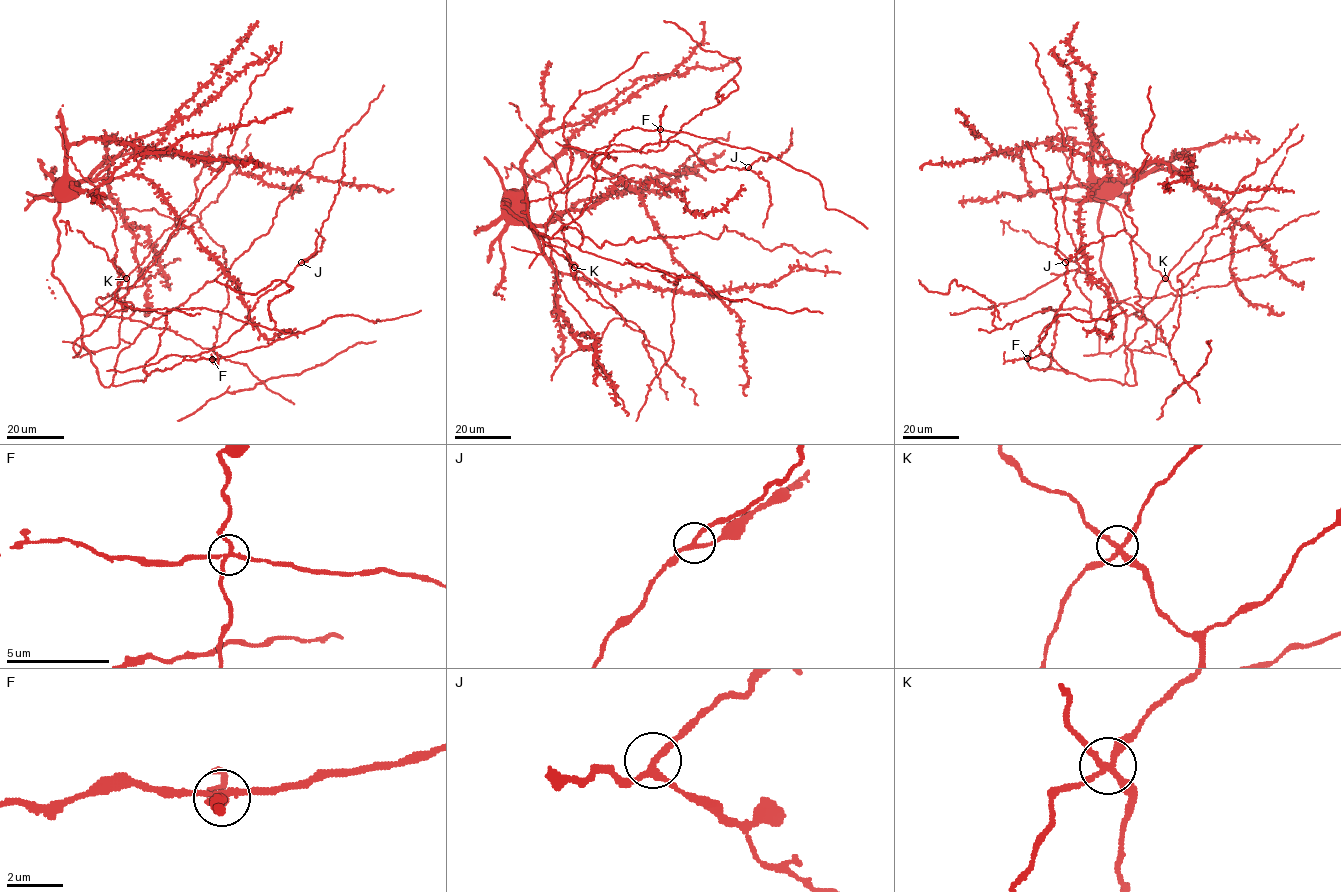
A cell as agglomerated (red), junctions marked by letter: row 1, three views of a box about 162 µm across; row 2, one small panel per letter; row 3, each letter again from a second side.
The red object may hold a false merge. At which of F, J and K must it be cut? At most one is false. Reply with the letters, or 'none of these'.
F

